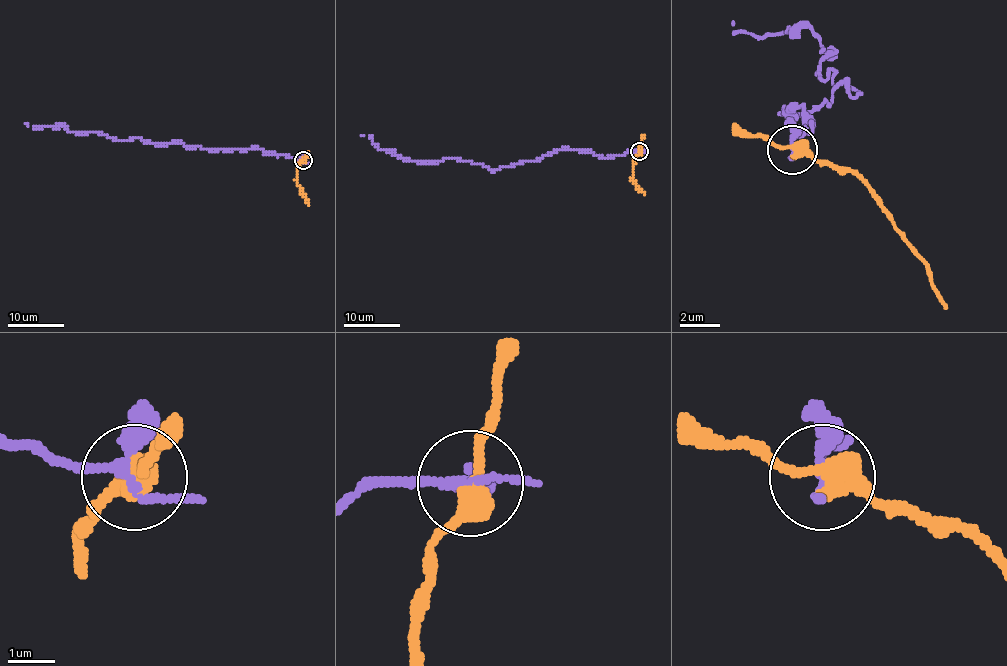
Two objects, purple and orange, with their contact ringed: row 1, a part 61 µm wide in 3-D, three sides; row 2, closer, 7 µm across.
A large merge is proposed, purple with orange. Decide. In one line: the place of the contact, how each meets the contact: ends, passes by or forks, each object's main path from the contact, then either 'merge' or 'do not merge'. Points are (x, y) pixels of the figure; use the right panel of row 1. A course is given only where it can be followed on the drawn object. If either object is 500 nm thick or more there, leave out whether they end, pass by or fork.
(792, 150) | purple forks | orange passes by | purple via (794, 151), (813, 126), (784, 111), (858, 91), (818, 76), (833, 47), (808, 27), (734, 22) | orange via (794, 151), (843, 166), (878, 201), (893, 230), (948, 310) | do not merge

